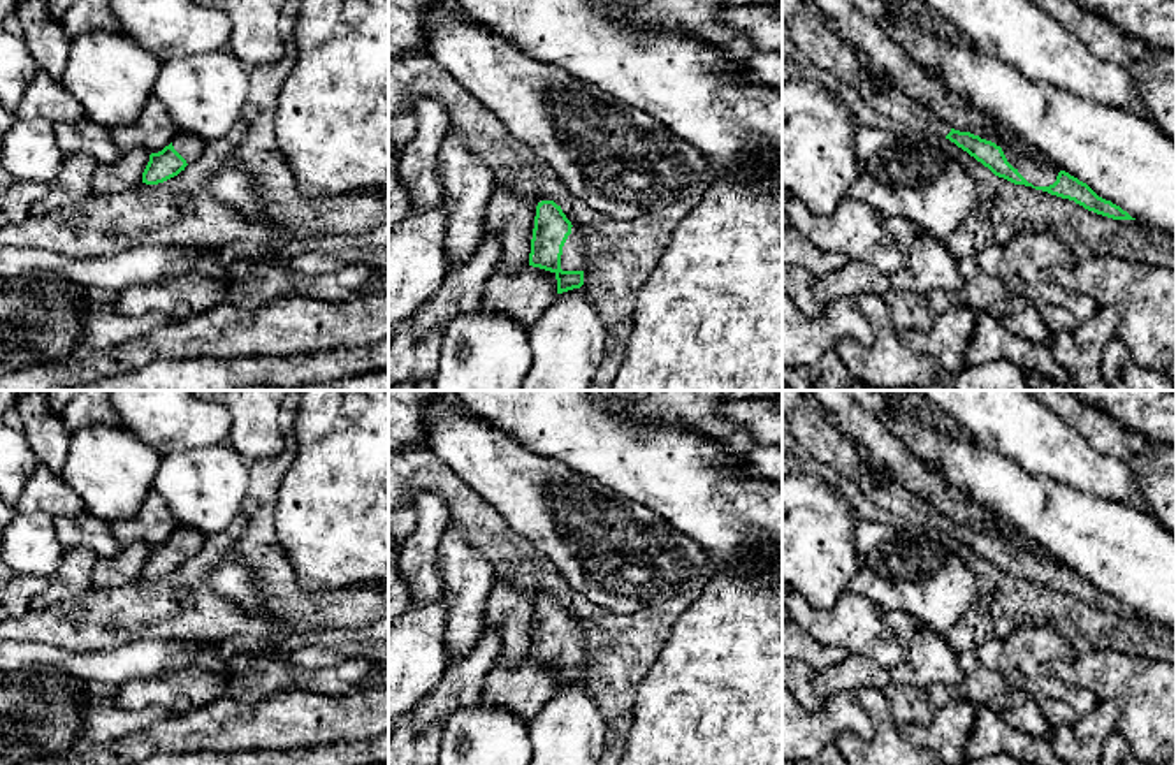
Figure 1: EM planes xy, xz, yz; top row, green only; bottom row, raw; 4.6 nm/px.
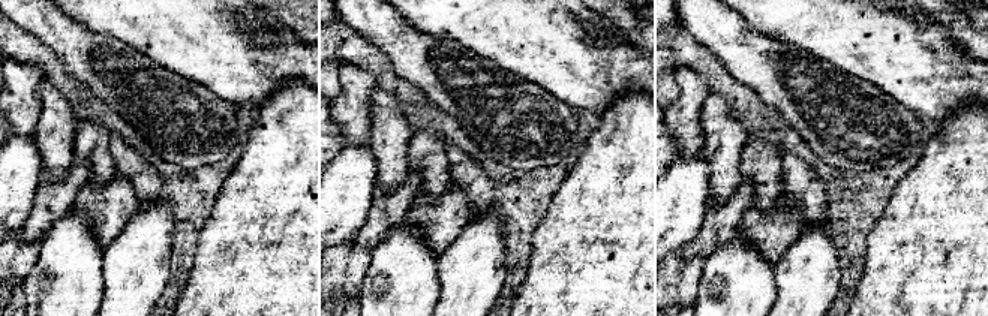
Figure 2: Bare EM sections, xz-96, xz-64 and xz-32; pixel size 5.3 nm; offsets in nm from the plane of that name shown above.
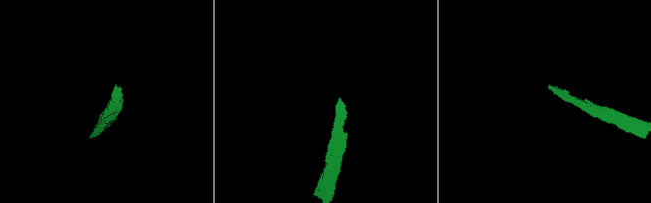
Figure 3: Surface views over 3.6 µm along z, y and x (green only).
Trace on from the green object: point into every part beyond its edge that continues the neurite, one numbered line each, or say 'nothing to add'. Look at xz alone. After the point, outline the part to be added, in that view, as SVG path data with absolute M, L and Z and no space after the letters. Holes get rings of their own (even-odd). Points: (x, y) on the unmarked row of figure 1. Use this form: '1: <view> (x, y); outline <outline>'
1: xz (572, 653); outline M571 621L571 628L568 630L563 649L561 649L561 663L563 665L584 665L584 633L577 621Z

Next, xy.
1: xy (188, 540); outline M178 526L172 533L174 543L186 554L193 557L204 543L204 535L193 528Z

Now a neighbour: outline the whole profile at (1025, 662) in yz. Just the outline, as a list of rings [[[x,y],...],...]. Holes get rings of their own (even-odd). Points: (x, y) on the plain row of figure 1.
[[[1051,626],[1018,630],[1004,642],[998,672],[1013,688],[1021,688],[1039,705],[1048,726],[1067,726],[1099,703],[1088,689],[1074,688],[1051,670],[1055,658],[1067,658],[1074,647]]]

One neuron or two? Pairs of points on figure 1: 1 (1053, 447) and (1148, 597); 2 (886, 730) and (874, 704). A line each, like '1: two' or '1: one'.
1: two
2: one

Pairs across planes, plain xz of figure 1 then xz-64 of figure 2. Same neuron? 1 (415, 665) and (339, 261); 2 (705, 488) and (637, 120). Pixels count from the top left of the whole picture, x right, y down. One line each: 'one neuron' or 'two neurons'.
1: two neurons
2: two neurons

